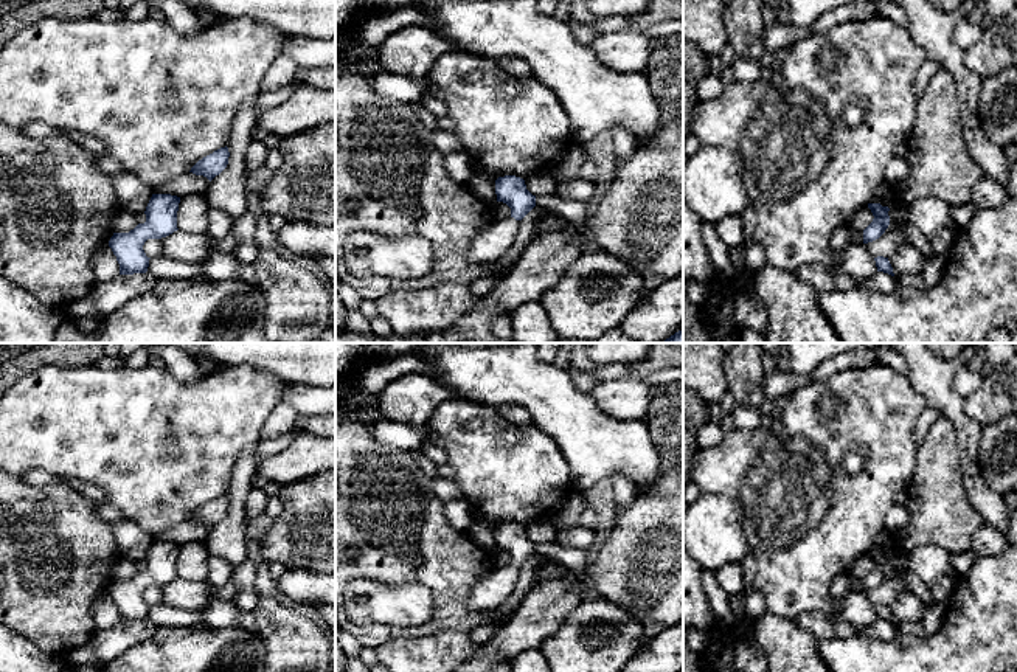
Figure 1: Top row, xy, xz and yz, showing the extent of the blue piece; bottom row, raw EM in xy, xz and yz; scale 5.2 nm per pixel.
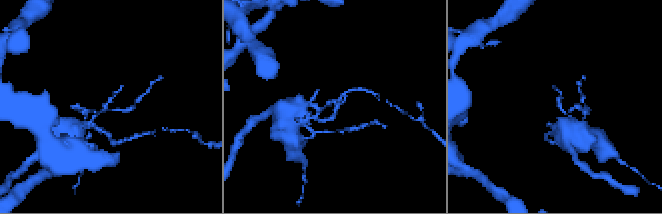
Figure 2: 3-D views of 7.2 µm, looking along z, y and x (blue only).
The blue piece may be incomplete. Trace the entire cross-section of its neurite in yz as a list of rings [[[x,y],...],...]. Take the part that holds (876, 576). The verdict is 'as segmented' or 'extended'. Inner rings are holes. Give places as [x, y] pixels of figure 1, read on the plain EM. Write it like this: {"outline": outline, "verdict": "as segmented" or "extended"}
{"outline": [[[868,551],[868,556],[871,557],[874,566],[863,577],[863,591],[879,587],[890,573],[888,554],[882,554],[880,551]]], "verdict": "as segmented"}

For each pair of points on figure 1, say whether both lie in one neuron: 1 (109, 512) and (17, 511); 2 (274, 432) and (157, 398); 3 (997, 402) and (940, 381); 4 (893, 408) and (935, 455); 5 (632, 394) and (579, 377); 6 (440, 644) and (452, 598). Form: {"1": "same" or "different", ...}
{"1": "different", "2": "different", "3": "different", "4": "different", "5": "different", "6": "different"}

